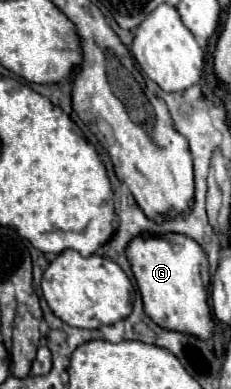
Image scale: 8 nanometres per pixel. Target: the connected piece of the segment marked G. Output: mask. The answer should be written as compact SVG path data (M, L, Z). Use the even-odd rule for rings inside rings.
M141 235L135 237L129 247L127 247L127 259L131 263L131 269L137 279L137 287L143 297L143 307L145 313L161 325L161 329L177 329L179 333L189 333L201 339L211 339L213 337L213 317L211 309L207 303L207 287L209 287L209 273L207 273L207 255L205 251L189 237L179 237L177 243L171 243L169 237L151 237L151 235Z

